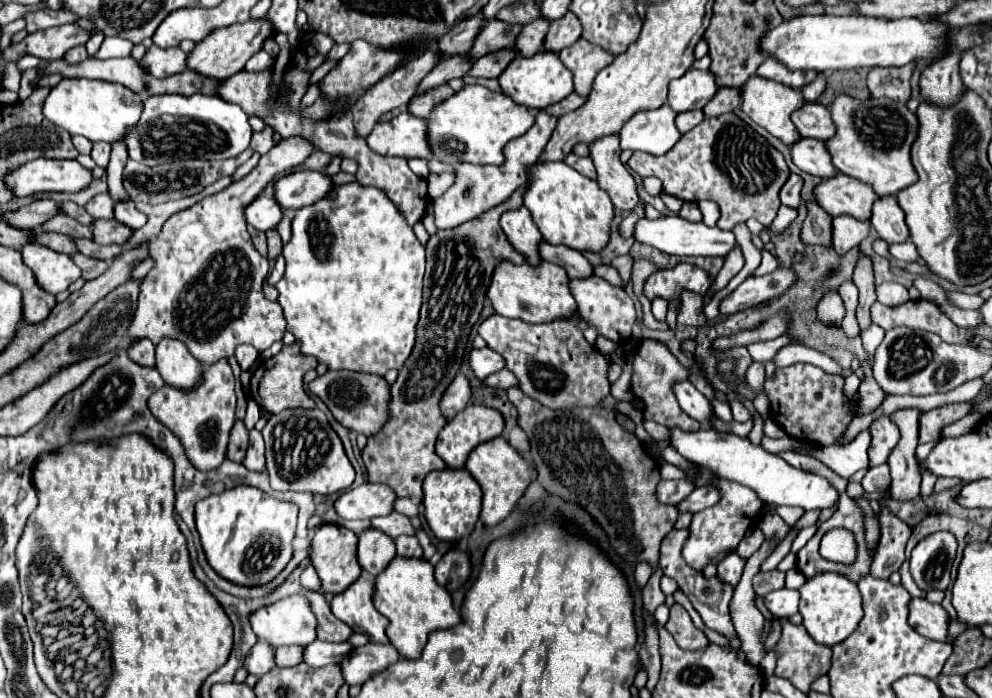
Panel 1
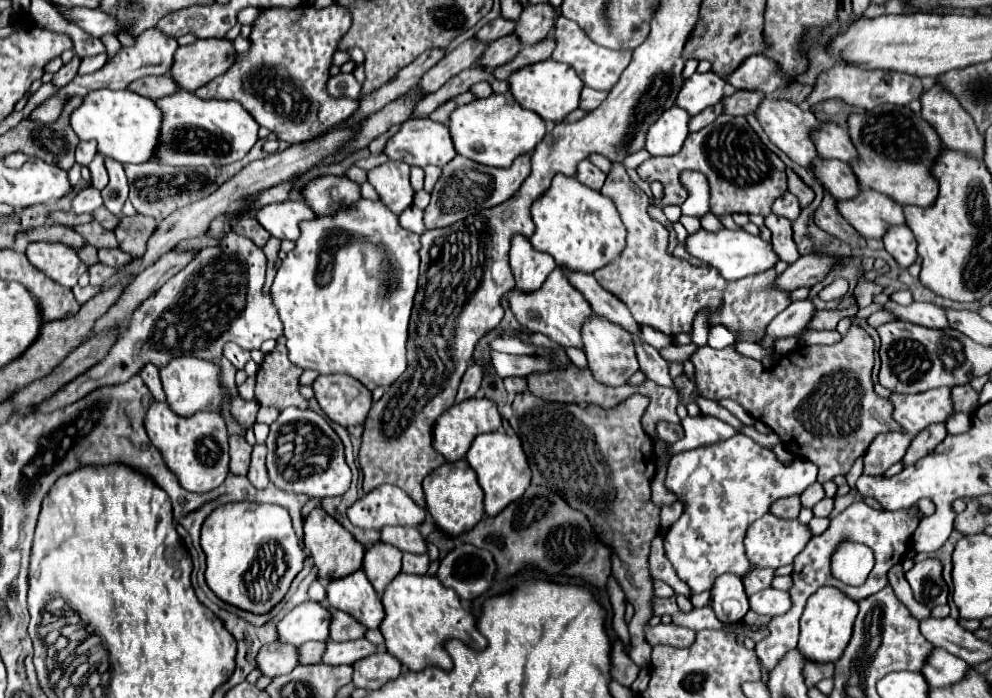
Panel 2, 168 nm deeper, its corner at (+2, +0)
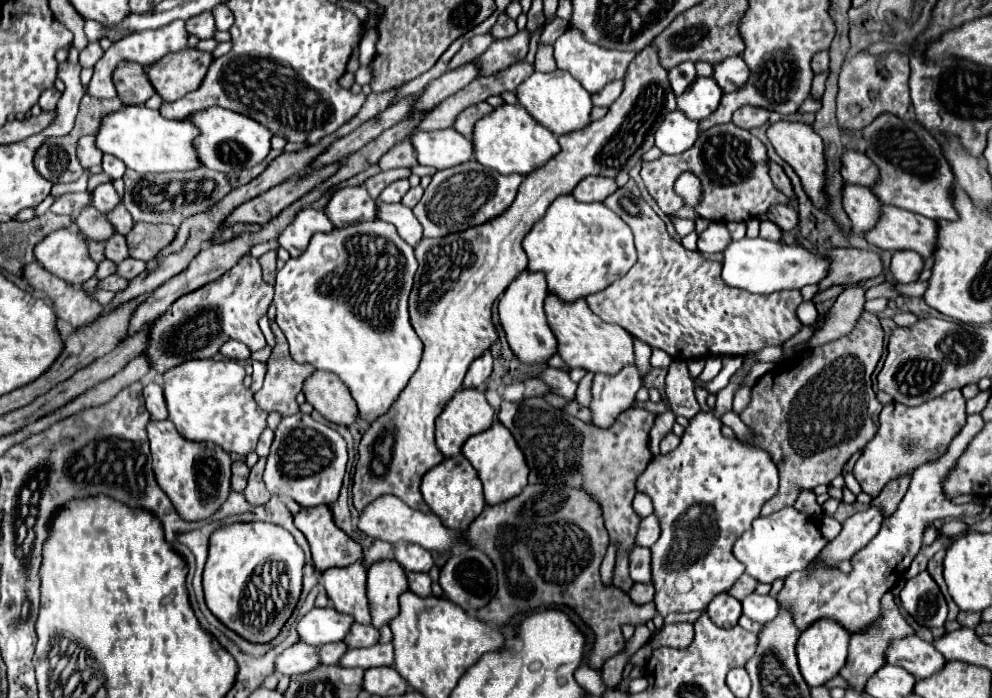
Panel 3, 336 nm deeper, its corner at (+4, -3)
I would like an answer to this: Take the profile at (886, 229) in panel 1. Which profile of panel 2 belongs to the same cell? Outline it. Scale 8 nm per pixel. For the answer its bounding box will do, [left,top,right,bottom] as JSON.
[882,225,918,267]

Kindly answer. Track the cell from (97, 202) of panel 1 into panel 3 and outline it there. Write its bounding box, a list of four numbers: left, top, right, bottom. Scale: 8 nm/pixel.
[50,192,88,214]

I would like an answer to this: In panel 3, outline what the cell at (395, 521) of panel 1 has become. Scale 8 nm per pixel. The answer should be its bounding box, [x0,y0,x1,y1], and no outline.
[394,544,434,572]

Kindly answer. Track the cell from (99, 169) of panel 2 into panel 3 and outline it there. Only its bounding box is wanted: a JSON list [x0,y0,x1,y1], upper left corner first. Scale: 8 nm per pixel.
[94,184,120,212]

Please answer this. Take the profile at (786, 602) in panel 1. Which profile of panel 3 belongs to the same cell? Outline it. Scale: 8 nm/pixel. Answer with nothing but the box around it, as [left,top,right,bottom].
[742,594,778,624]

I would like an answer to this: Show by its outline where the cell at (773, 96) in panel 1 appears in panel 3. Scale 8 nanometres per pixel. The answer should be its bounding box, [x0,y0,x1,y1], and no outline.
[768,122,828,208]

